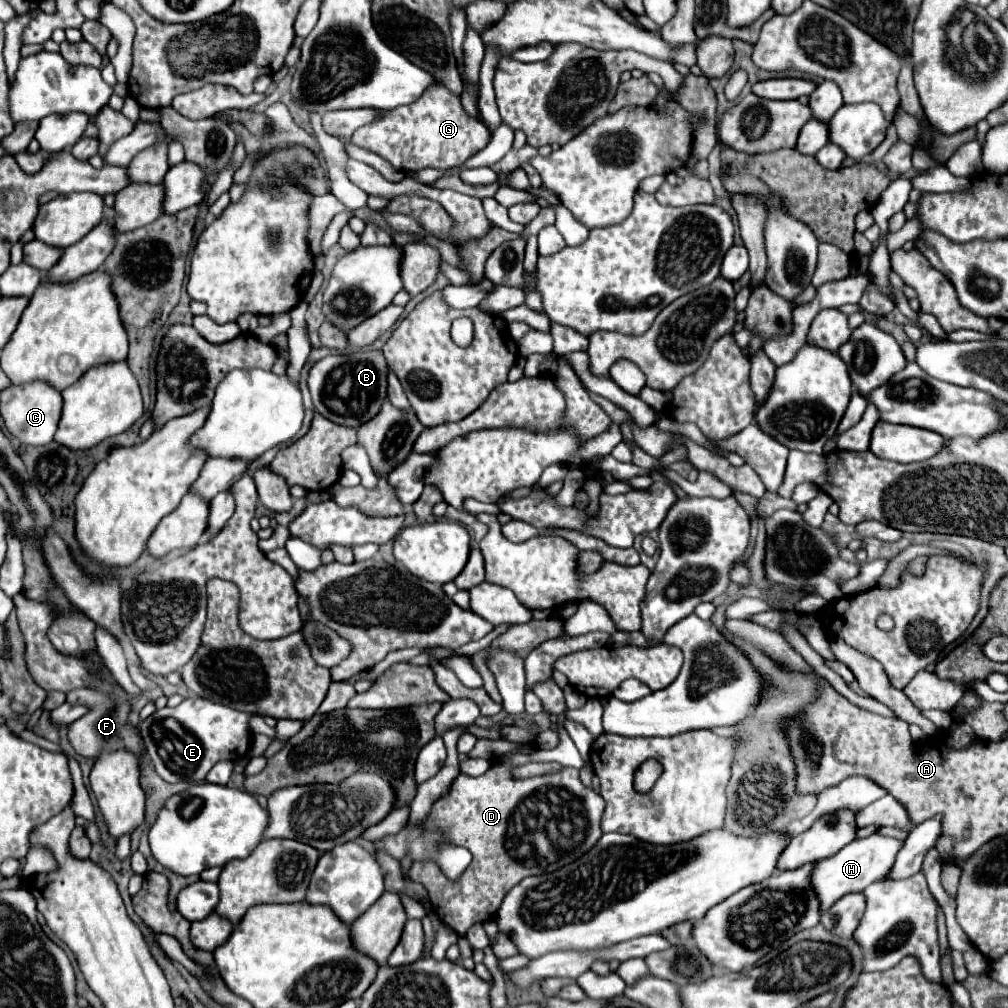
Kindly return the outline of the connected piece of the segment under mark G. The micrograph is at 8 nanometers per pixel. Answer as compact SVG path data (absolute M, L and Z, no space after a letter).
M439 84L429 86L429 90L425 90L425 94L409 106L399 106L397 110L377 110L377 118L373 118L369 126L355 130L351 136L353 144L379 154L397 170L459 166L483 150L489 140L487 126L477 126L477 120L463 112L460 97Z

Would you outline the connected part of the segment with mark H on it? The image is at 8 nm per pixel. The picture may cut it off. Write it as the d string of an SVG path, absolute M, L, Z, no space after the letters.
M871 834L867 838L853 840L851 844L841 848L831 858L819 860L811 870L811 886L815 890L819 904L821 904L821 910L827 910L829 906L833 906L833 902L843 898L845 894L863 892L871 882L883 880L887 876L887 872L891 870L891 866L895 862L895 854L901 848L901 844L903 844L901 840Z

